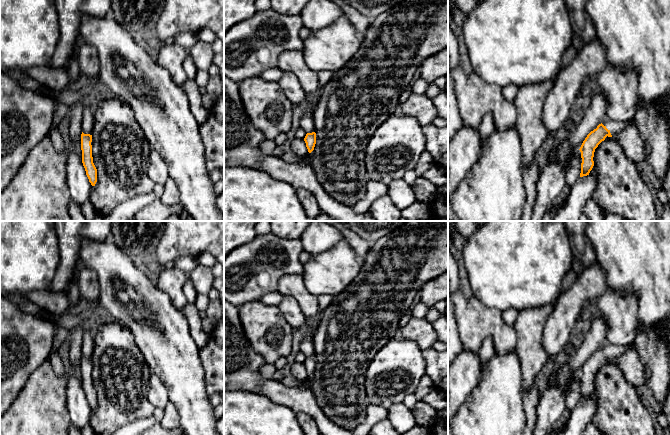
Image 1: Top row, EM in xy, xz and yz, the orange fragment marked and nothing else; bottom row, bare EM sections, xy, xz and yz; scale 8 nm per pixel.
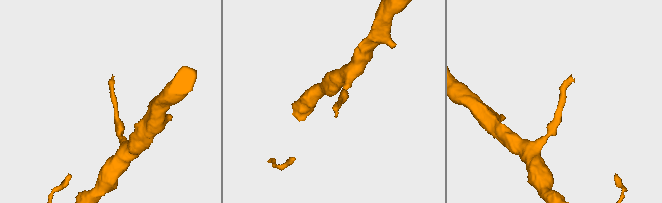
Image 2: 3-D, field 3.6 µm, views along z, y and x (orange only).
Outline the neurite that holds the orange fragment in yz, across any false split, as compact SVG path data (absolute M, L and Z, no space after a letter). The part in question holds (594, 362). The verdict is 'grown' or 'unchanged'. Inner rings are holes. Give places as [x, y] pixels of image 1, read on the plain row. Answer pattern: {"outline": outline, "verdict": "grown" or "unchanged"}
{"outline": "M605 343L587 359L579 373L582 382L580 401L589 399L592 394L594 390L594 376L598 369L605 363L618 358L631 348L634 348L634 345L622 346Z", "verdict": "grown"}

